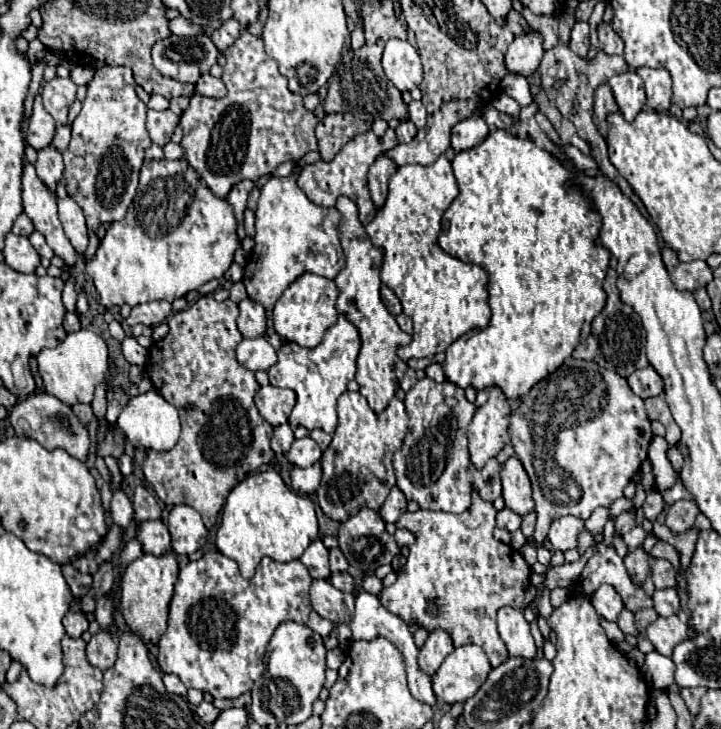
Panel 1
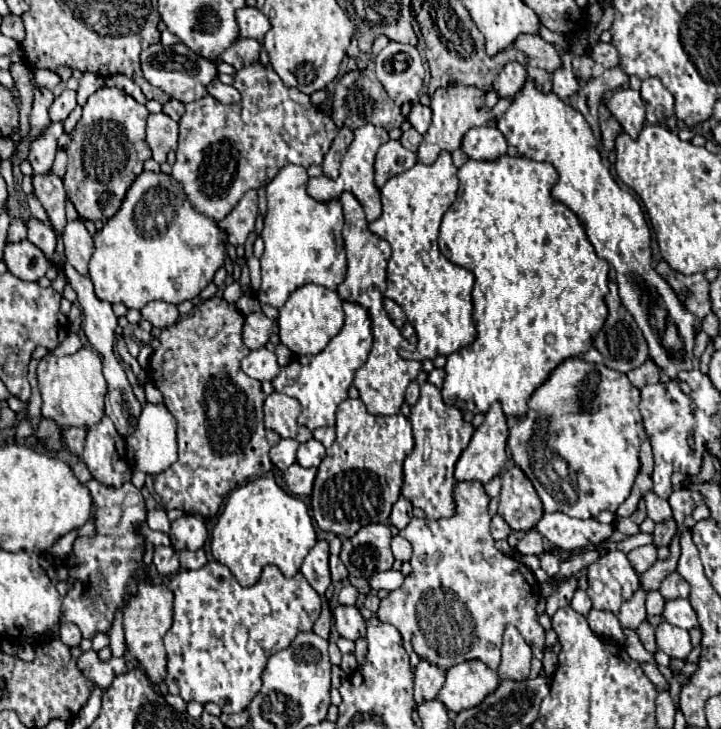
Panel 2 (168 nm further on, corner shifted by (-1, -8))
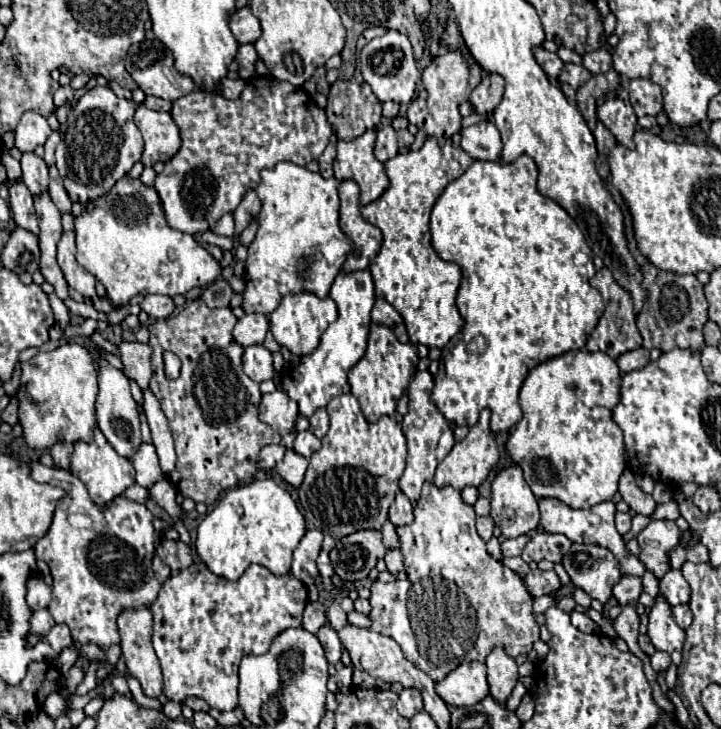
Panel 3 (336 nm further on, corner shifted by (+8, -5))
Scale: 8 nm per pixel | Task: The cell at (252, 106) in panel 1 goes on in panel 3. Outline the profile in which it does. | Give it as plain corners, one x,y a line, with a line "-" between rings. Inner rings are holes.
267,76
251,80
237,100
223,100
223,96
211,96
201,90
193,90
173,102
171,116
181,130
183,146
167,162
165,170
157,174
155,190
161,198
167,226
185,234
203,234
223,214
233,212
247,190
255,190
259,186
259,174
263,168
271,170
281,160
299,166
317,160
323,154
329,136
333,134
325,110
317,108
317,104
303,88
289,86
287,82
279,82

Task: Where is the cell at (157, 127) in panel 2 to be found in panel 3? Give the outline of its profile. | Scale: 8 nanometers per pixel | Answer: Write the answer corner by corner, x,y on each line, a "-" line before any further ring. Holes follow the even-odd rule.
145,104
135,110
135,124
145,140
145,152
141,162
153,166
155,162
169,162
181,148
181,134
171,114
155,112

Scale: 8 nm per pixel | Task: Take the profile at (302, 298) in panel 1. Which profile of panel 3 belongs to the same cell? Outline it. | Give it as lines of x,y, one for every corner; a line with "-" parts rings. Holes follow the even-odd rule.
291,294
285,296
279,304
279,308
275,312
269,314
269,322
271,322
271,332
273,338
287,348
291,354
295,356
307,356
311,354
317,346
319,340
323,336
323,332
327,330
327,326
331,322
337,320
337,306
331,298
317,298
315,294

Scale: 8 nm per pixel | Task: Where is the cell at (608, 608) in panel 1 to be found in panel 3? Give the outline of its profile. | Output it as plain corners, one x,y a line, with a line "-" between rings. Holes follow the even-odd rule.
571,544
561,564
571,582
601,604
611,598
611,588
621,580
613,554
595,544

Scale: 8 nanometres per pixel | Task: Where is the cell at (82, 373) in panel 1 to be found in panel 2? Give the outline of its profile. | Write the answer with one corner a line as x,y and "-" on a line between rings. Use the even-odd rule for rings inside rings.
82,347
74,355
46,355
38,363
38,385
42,393
42,415
52,417
58,425
66,427
90,427
104,415
106,381
102,375
102,357
98,351

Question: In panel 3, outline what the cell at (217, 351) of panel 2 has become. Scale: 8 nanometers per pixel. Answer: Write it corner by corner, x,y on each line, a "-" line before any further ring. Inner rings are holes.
199,298
179,310
175,316
149,324
149,346
153,348
153,378
149,382
149,390
155,394
163,414
167,416
177,452
177,466
167,478
177,486
183,496
193,498
195,502
205,502
207,506
213,506
227,488
251,482
257,474
259,450
265,444
279,444
281,440
279,434
275,434
265,422
259,420
261,392
259,384
243,372
241,356
245,348
237,344
231,336
235,322
237,318
231,308
207,308
207,304
-
167,350
175,352
183,362
181,376
177,380
165,378
163,352

